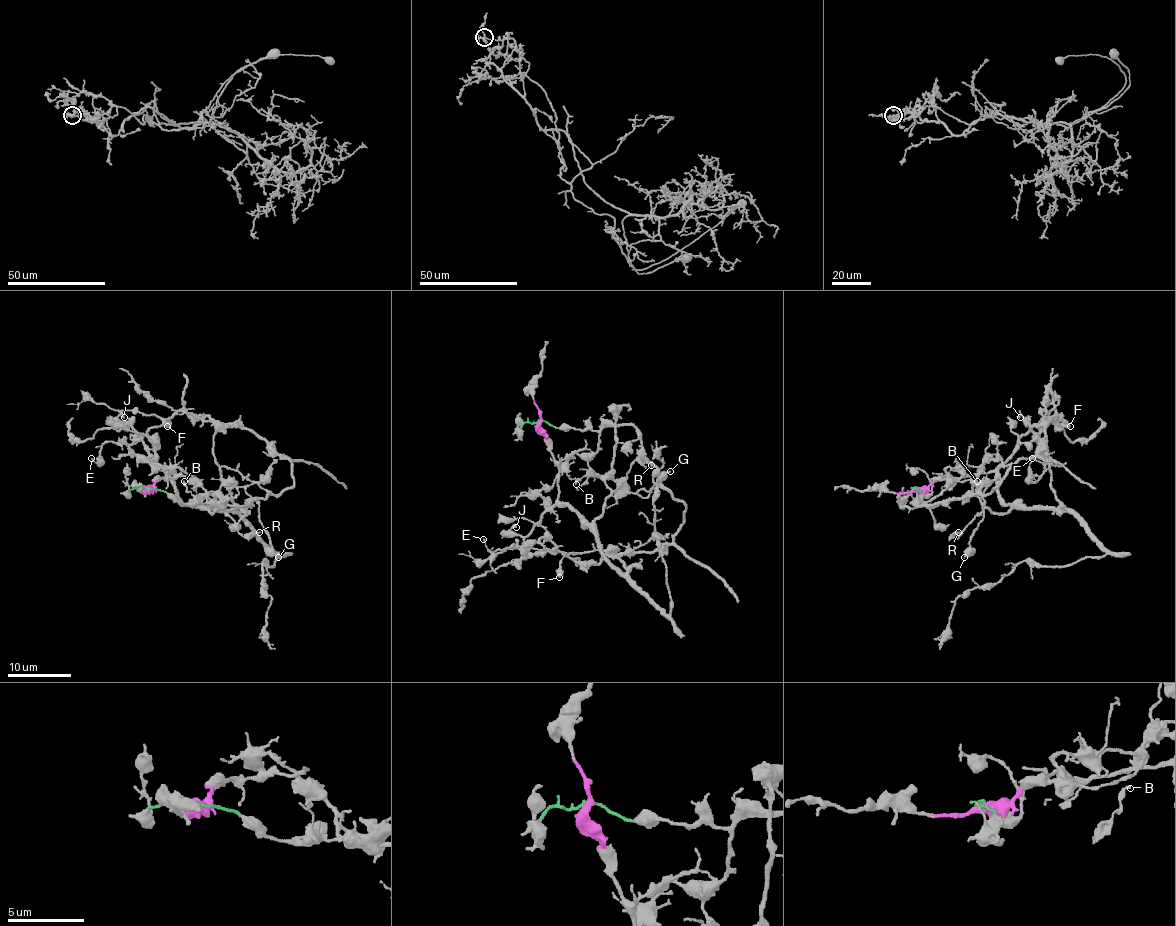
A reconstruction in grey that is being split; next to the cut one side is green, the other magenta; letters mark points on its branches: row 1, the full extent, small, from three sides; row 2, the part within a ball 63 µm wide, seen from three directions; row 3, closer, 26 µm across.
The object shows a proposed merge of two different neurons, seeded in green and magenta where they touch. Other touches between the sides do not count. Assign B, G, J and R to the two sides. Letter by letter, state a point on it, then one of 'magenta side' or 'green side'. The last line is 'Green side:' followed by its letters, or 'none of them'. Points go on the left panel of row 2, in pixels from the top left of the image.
B: at (184, 481); magenta side
G: at (278, 557); green side
J: at (124, 417); magenta side
R: at (259, 532); magenta side
Green side: G

